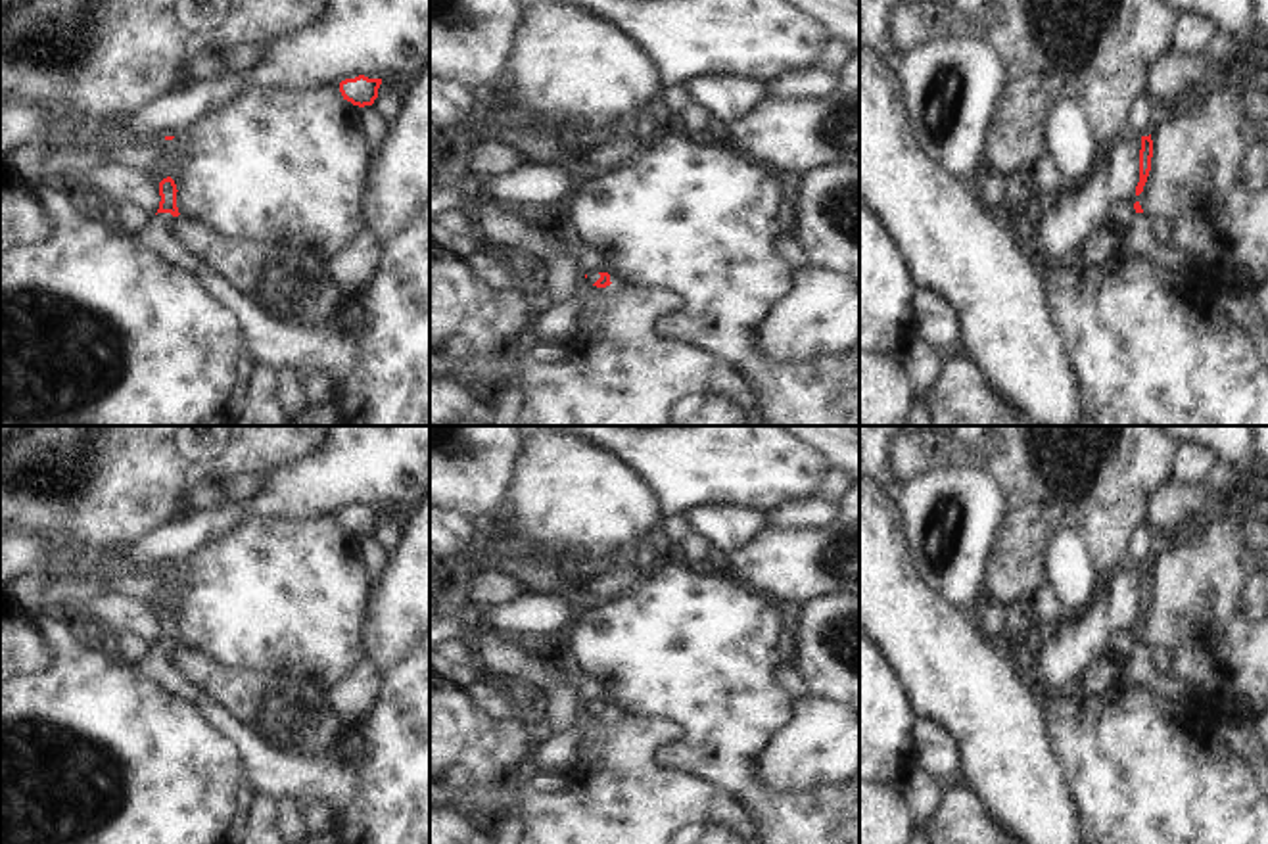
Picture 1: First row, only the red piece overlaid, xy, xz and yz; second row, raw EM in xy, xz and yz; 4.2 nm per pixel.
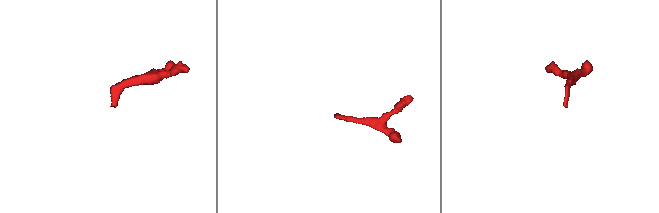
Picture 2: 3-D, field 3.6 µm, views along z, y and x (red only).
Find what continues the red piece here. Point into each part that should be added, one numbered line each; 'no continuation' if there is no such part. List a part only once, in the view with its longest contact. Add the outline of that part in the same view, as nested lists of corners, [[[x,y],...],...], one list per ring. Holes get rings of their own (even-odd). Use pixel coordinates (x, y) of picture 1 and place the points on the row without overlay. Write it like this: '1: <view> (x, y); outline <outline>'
1: xy (158, 664); outline [[[157,643],[153,646],[153,652],[140,664],[130,664],[117,656],[127,666],[132,666],[134,669],[155,677],[163,687],[167,687],[175,696],[180,696],[184,700],[192,700],[196,704],[213,702],[213,698],[207,694],[207,691],[192,681],[184,671],[180,671],[173,660],[171,660],[171,643]]]

